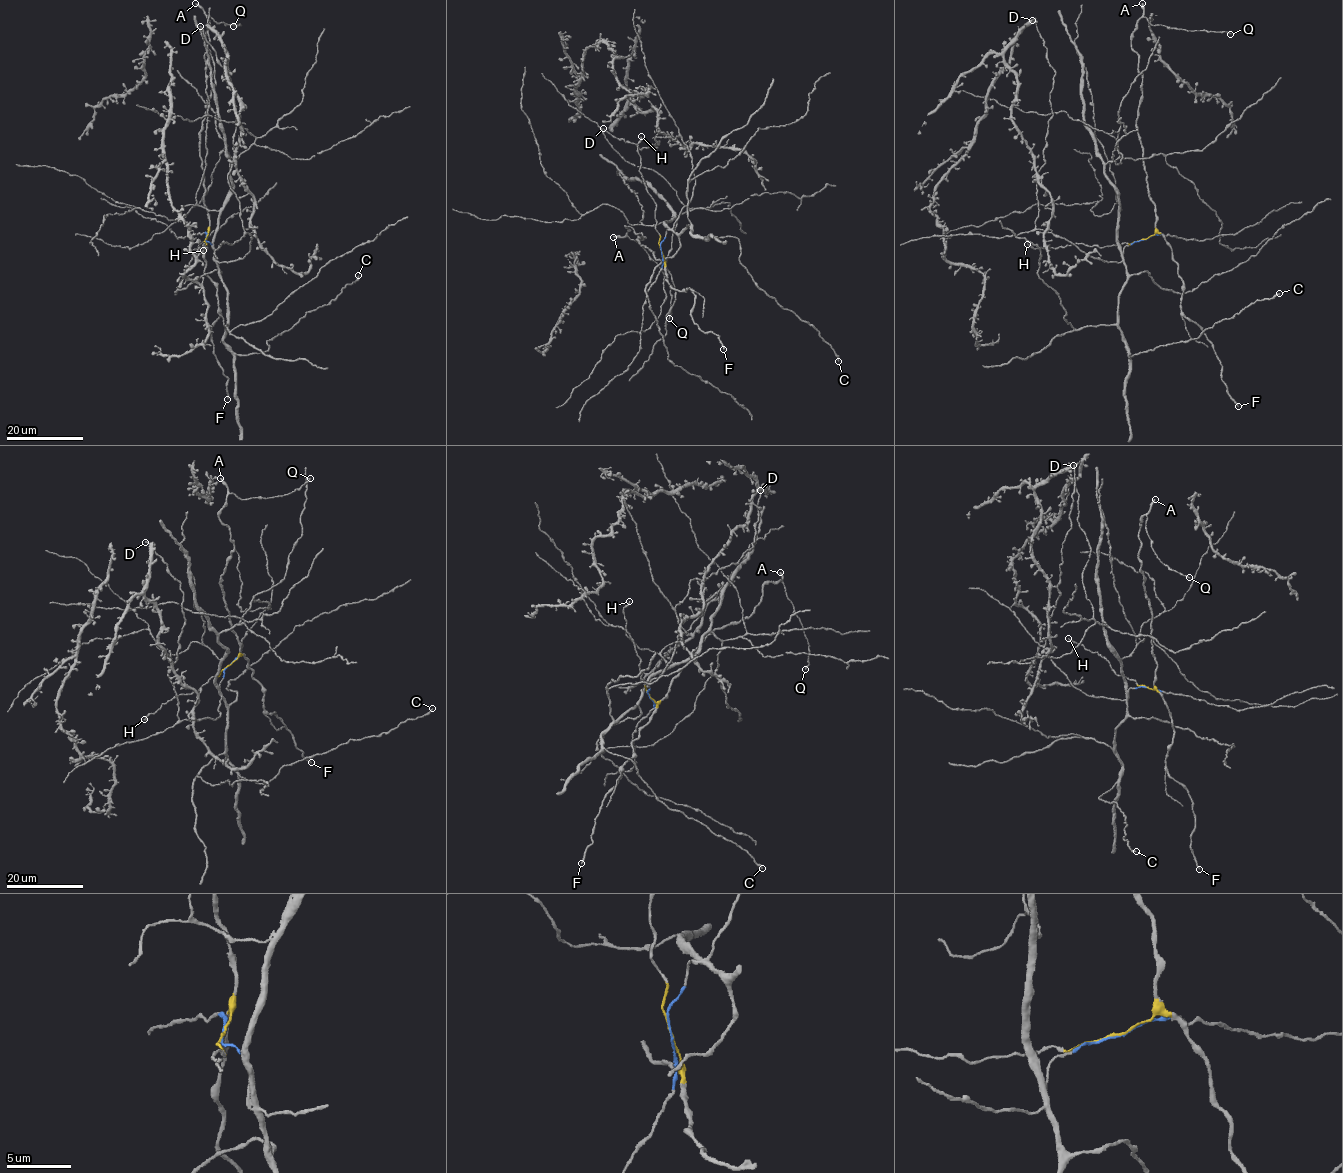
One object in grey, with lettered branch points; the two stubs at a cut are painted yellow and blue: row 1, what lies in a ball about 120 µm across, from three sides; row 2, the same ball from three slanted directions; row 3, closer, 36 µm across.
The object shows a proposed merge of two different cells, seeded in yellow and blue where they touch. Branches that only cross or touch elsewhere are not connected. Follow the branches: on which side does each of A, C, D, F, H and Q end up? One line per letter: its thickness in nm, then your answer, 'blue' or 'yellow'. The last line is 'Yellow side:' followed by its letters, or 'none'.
A: 320 nm | yellow
C: 200 nm | blue
D: 240 nm | blue
F: 200 nm | yellow
H: 170 nm | yellow
Q: 200 nm | yellow
Yellow side: A, F, H, Q

